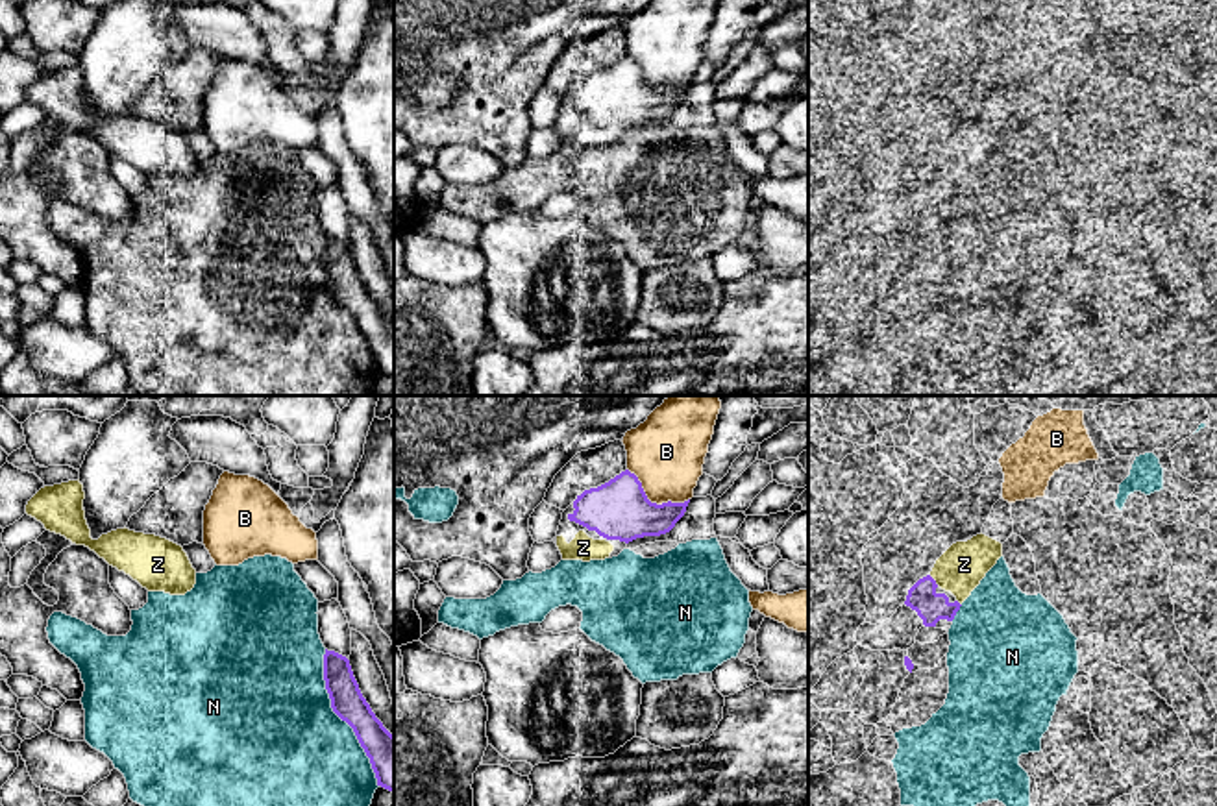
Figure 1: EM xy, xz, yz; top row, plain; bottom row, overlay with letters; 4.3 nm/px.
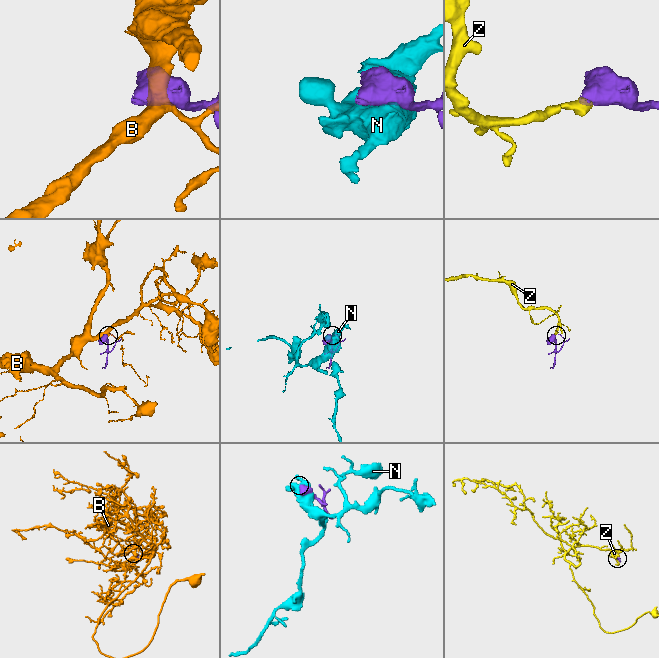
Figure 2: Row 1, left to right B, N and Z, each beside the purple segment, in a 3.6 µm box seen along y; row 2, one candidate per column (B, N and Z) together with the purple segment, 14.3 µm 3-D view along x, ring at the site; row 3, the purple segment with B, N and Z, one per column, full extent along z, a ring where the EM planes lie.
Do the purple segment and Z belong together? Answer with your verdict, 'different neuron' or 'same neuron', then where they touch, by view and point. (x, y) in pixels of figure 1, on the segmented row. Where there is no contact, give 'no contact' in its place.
same neuron | yz (934, 581)

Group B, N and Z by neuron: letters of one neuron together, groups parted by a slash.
B / N / Z

